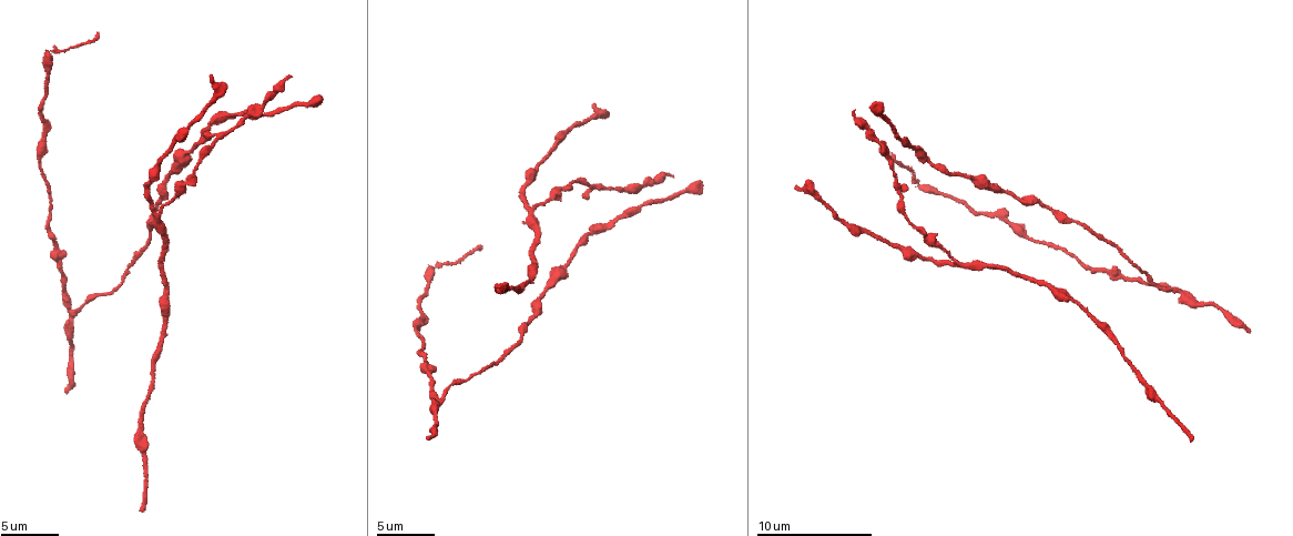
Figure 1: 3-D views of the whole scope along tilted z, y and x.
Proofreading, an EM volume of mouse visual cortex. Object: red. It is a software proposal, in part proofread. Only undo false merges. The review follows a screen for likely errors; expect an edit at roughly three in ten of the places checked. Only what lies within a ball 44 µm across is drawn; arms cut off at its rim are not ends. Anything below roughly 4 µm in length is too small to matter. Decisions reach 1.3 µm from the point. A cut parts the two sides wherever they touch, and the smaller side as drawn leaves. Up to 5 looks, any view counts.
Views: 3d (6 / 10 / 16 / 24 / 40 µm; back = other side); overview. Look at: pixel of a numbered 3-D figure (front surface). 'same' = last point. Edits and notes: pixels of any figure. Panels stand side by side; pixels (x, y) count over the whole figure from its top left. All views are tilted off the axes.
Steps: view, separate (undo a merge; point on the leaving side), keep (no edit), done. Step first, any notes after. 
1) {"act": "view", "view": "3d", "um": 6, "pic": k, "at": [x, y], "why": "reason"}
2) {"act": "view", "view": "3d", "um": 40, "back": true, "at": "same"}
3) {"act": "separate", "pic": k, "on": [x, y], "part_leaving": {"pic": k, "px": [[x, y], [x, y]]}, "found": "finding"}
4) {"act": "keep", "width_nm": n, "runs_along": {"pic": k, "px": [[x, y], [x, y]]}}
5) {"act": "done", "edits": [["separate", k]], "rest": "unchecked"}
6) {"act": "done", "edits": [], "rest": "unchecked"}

{"act": "view", "view": "3d", "um": 10, "pic": 1, "at": [900, 139], "why": "three-way junction"}

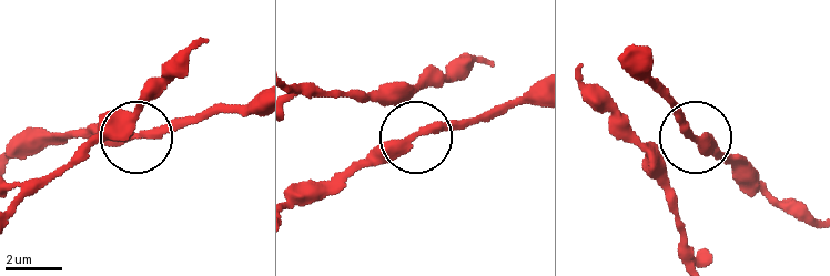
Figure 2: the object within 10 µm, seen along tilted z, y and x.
{"act": "keep", "arms": 3, "runs_along": {"pic": 2, "px": [[297, 202], [326, 195], [425, 135], [481, 118]]}, "found": "all the same neuron"}

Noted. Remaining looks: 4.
{"act": "view", "view": "3d", "um": 10, "pic": 1, "at": [1176, 288], "why": "arms part here"}

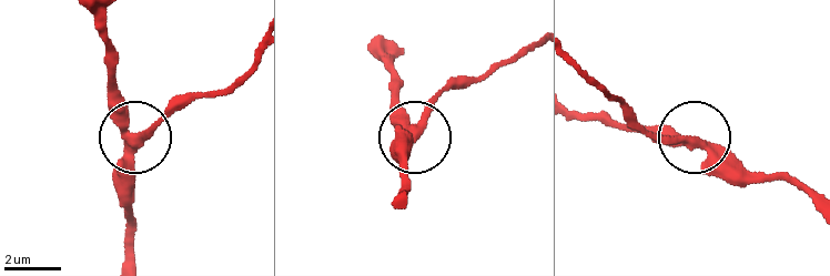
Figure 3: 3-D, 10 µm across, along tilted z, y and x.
{"act": "keep", "side_arm_um": 8, "runs_along": {"pic": 3, "px": [[577, 64], [651, 131], [704, 142], [744, 177]]}, "found": "one neuron here"}

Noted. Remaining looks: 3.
{"act": "view", "view": "3d", "um": 10, "pic": 1, "at": [154, 216], "why": "side arm on a straight run"}

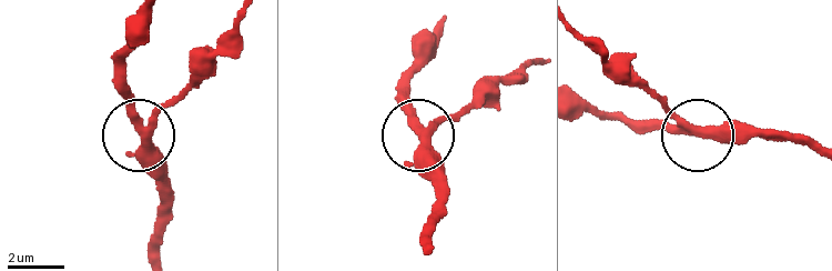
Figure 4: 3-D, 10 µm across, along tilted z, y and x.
{"act": "keep", "runs_along": {"pic": 4, "px": [[242, 13], [226, 40], [139, 129], [122, 83]]}, "found": "one neuron here"}

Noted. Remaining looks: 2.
{"act": "done", "edits": [], "rest": "unchecked"}

